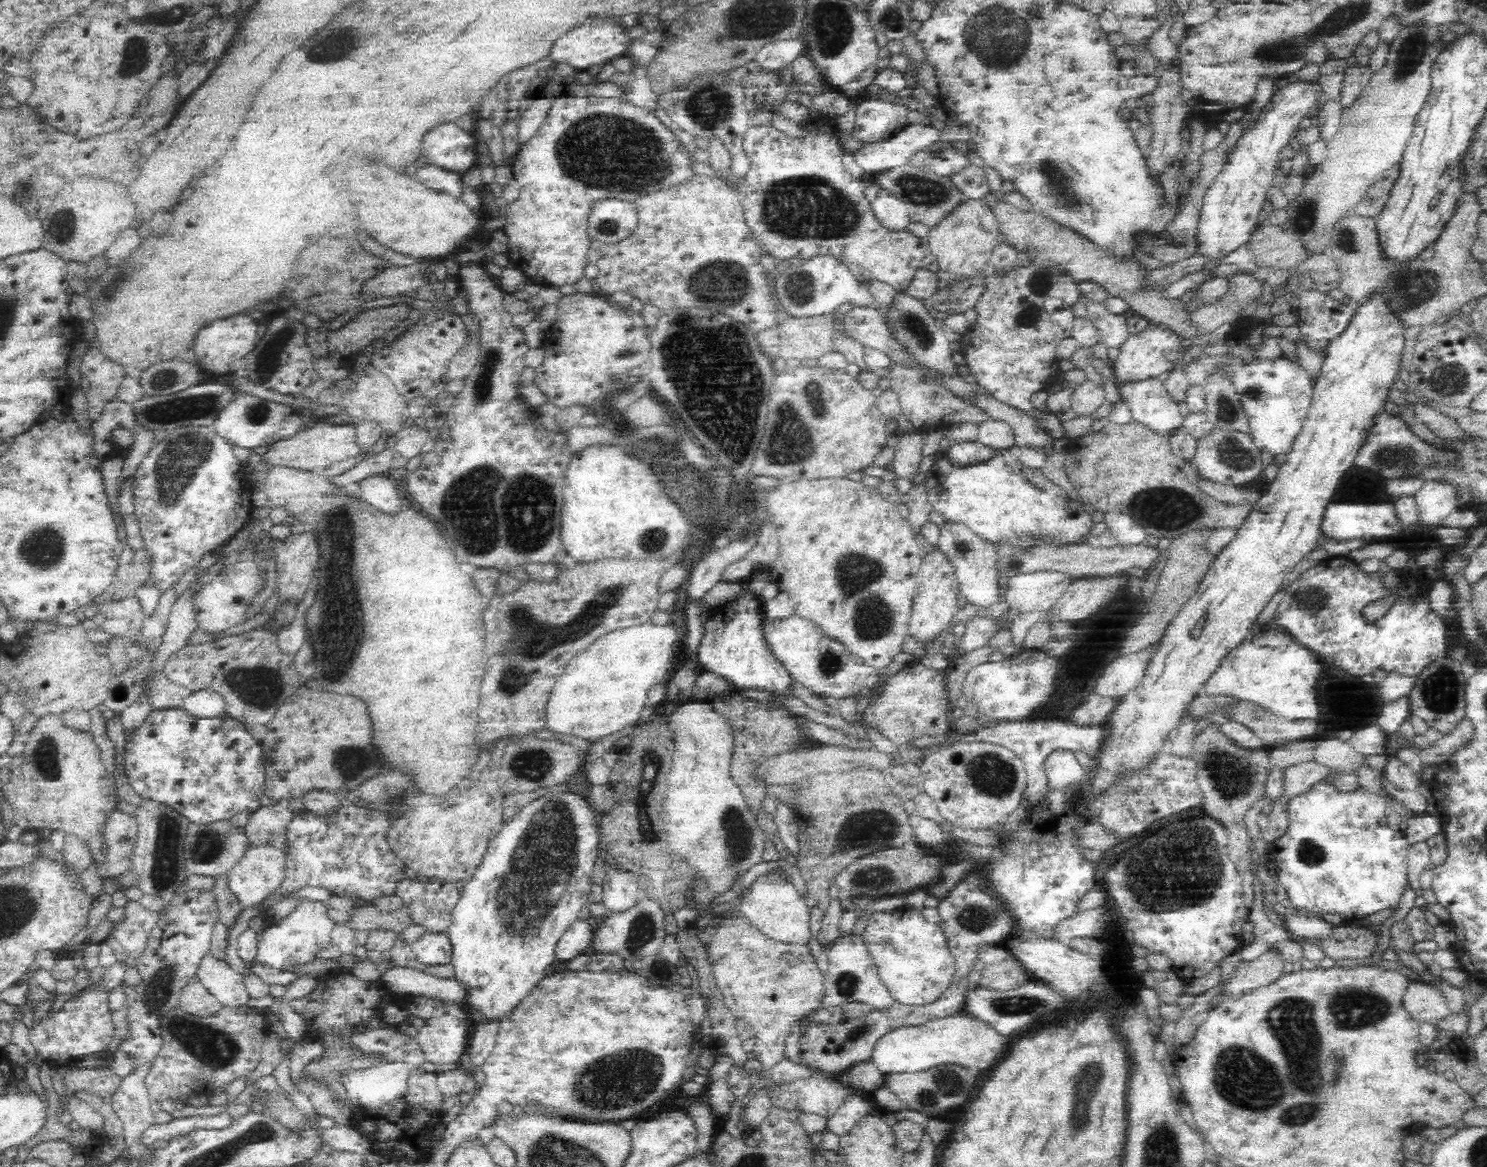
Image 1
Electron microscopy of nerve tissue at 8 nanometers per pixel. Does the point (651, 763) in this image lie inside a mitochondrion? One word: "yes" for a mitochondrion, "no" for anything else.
yes

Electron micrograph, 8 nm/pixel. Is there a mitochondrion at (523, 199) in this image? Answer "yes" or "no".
no

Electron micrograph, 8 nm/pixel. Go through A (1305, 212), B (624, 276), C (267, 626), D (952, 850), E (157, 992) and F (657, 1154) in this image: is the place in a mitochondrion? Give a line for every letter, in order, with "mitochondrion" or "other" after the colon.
A: mitochondrion
B: other
C: other
D: other
E: mitochondrion
F: other

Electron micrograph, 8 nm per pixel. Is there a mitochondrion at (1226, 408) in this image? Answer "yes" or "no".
yes

